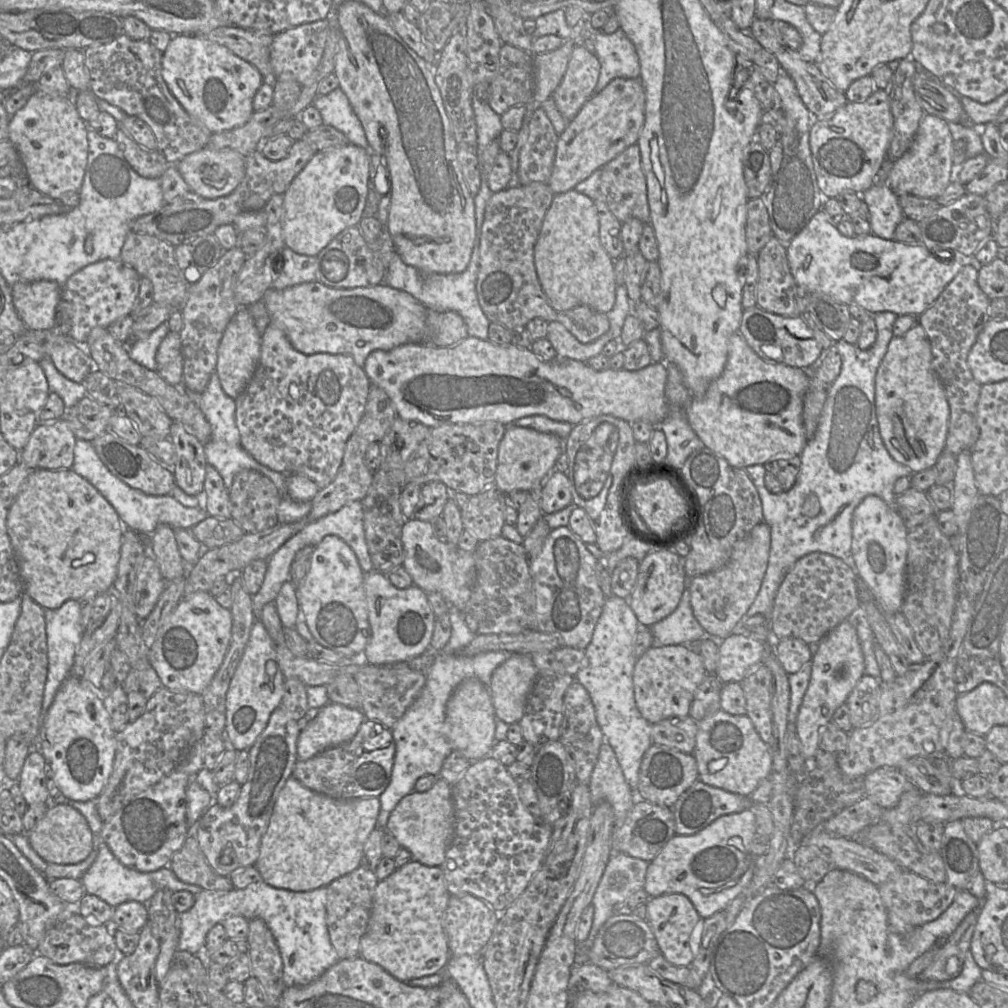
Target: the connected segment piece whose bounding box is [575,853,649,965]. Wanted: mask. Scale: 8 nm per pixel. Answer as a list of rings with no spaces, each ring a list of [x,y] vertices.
[[[614,853],[607,863],[592,900],[594,909],[593,923],[588,939],[576,944],[575,965],[588,962],[588,952],[601,926],[614,915],[613,907],[618,903],[626,903],[630,895],[644,888],[649,862],[623,853]]]

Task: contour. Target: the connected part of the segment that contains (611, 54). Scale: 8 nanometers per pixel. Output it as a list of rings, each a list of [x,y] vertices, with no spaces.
[[[618,28],[612,34],[593,32],[595,54],[600,63],[600,75],[594,89],[598,94],[615,78],[640,78],[639,58],[633,43]]]

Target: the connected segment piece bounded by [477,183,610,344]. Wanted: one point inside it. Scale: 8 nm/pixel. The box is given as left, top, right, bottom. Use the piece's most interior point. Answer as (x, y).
(509, 292)

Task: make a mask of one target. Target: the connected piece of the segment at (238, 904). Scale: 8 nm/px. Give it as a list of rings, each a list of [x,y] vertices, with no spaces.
[[[262,880],[244,889],[203,889],[195,896],[193,907],[180,914],[179,951],[201,955],[206,936],[213,926],[231,916],[242,916],[247,920],[261,918],[271,930],[283,961],[283,981],[286,987],[311,983],[340,959],[330,942],[326,923],[326,887],[294,892],[272,887]]]

